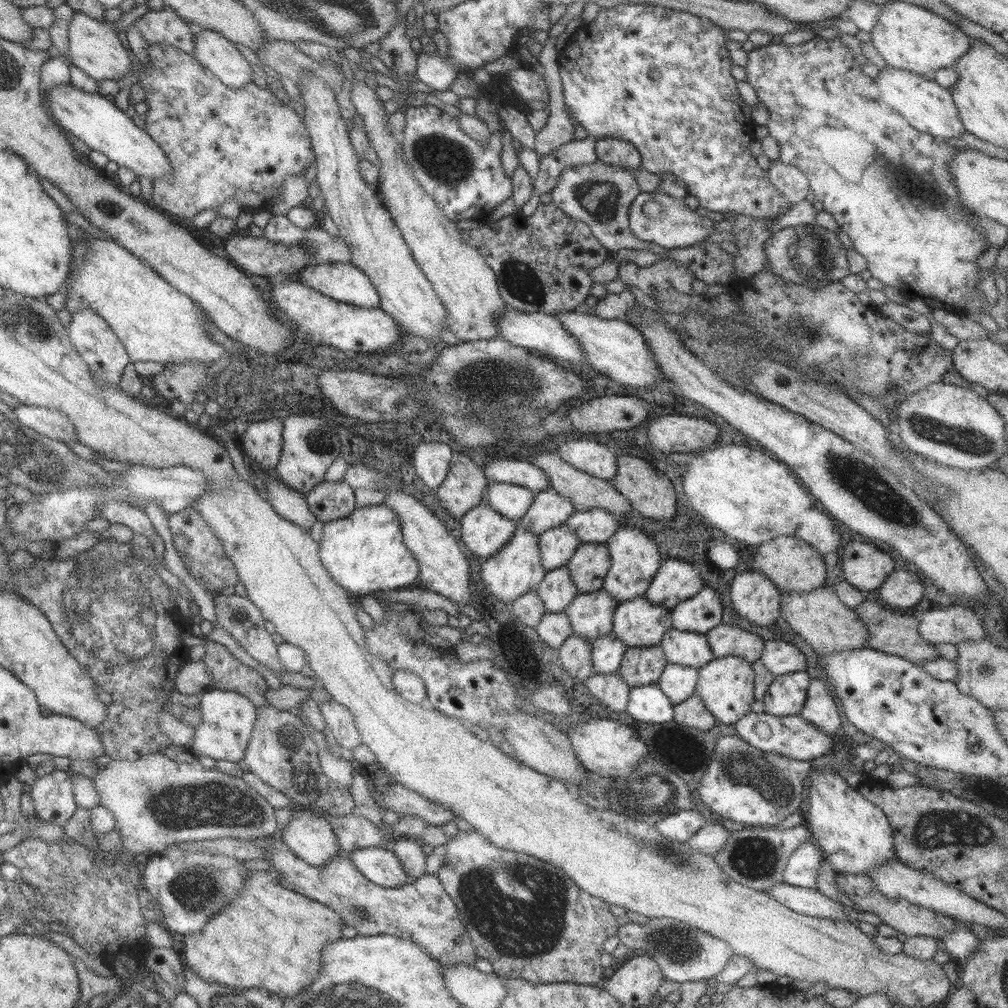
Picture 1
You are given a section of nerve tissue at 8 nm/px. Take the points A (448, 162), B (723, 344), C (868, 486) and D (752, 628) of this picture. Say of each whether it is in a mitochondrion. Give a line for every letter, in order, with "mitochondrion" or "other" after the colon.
A: mitochondrion
B: other
C: mitochondrion
D: other

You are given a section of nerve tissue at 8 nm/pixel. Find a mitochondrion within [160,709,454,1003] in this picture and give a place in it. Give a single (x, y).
(197, 894)

